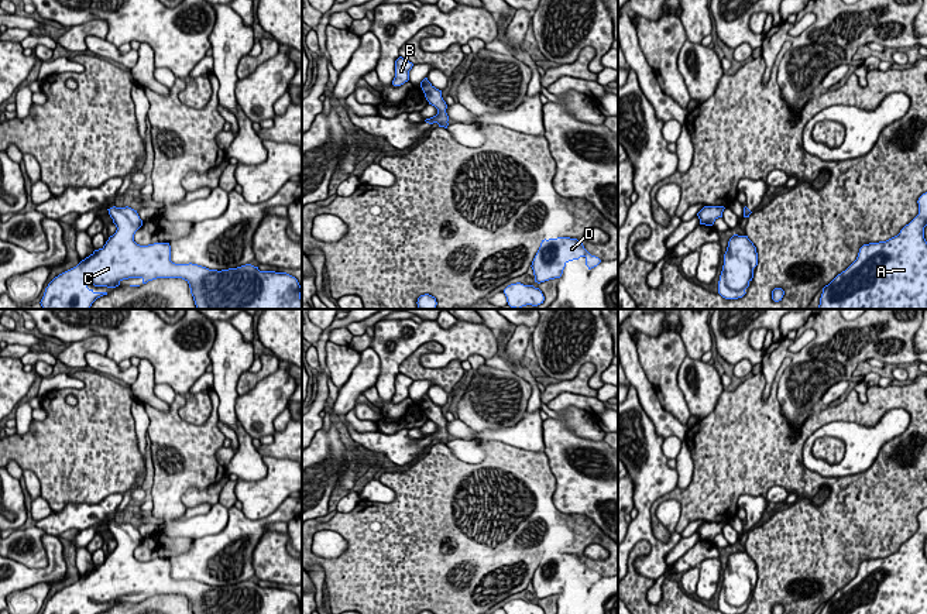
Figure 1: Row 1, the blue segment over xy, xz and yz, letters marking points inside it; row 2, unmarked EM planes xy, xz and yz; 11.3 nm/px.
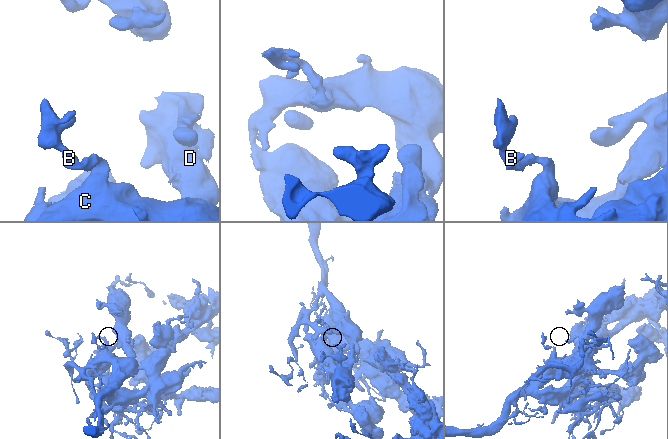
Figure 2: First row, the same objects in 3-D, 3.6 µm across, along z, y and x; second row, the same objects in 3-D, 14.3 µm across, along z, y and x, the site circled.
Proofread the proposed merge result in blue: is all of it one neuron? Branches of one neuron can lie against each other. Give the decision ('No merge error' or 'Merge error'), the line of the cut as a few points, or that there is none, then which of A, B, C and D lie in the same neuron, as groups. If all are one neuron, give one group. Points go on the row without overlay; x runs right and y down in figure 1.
No merge error. No split. Groups: A B C D

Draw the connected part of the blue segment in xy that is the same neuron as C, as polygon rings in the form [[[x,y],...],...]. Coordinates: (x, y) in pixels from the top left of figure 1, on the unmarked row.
[[[126,524],[107,525],[117,546],[106,560],[95,566],[76,583],[55,593],[45,604],[42,614],[100,614],[107,608],[95,608],[87,601],[116,604],[123,596],[141,594],[143,600],[157,594],[182,594],[189,600],[193,614],[301,614],[302,603],[286,589],[260,587],[246,580],[229,586],[209,586],[198,580],[175,580],[171,577],[169,559],[140,562],[134,558],[135,548],[143,542],[137,526]]]

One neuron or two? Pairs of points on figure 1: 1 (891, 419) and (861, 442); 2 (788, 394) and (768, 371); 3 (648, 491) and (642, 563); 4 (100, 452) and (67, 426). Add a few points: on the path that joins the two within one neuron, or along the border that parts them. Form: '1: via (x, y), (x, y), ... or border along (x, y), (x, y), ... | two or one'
1: via (883, 426), (868, 441) | one
2: via (795, 378), (795, 359), (790, 354), (780, 356) | one
3: via (644, 510), (644, 531), (652, 539), (653, 546) | one
4: via (96, 442), (81, 426), (76, 426) | one

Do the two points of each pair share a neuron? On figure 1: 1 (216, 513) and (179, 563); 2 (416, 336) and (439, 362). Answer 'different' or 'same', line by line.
1: different
2: same

